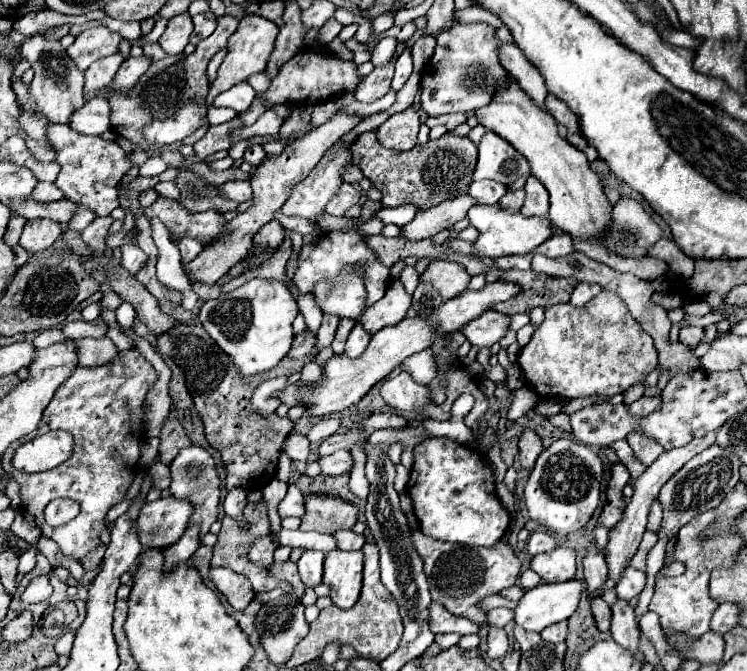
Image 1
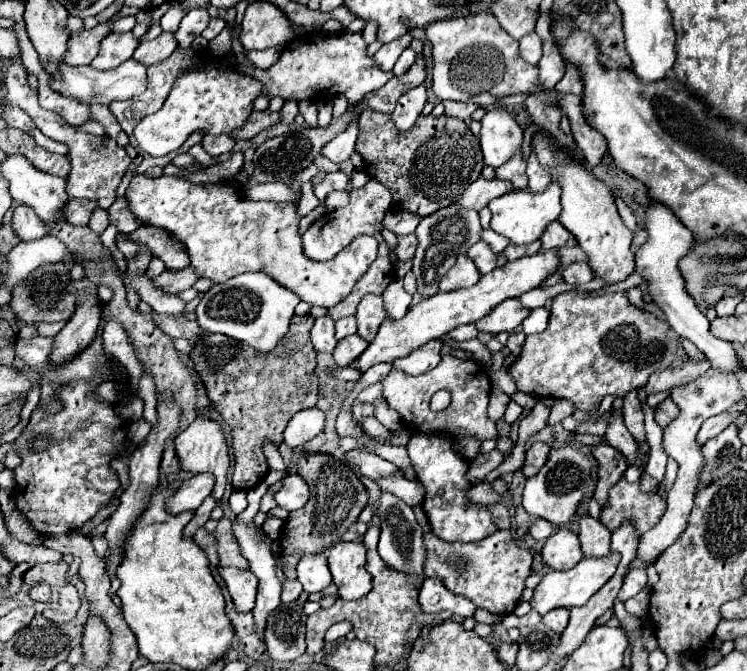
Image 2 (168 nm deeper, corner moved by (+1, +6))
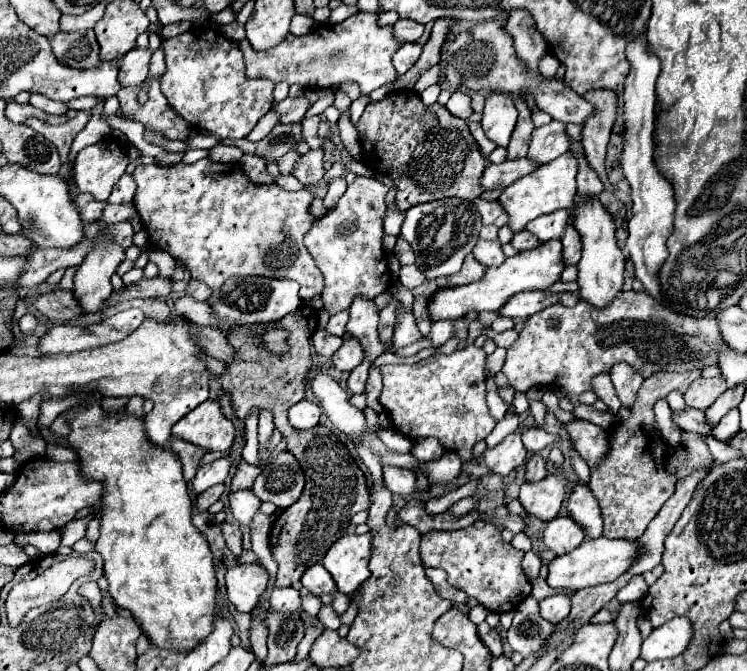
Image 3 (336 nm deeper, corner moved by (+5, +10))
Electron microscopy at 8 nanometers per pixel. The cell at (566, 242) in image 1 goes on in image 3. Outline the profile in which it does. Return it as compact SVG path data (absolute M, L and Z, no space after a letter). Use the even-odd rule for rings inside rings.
M555 210L551 214L543 214L533 218L525 228L533 232L541 242L561 238L561 232L565 230L565 224L569 220L569 210Z

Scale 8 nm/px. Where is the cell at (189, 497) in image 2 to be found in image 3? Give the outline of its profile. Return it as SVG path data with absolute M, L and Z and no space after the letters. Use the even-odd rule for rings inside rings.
M227 456L219 458L219 460L211 462L211 464L203 464L203 466L199 468L195 480L193 480L195 492L201 494L201 492L205 492L209 486L223 482L223 480L227 478L227 474L229 474L231 464L233 464L233 462L231 462L231 458L227 458Z

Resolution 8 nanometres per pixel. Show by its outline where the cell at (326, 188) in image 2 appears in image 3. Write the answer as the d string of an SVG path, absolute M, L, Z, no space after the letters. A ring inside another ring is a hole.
M321 148L301 154L293 168L293 176L305 186L319 182L323 178L323 174L325 174L325 168L323 168L323 150Z

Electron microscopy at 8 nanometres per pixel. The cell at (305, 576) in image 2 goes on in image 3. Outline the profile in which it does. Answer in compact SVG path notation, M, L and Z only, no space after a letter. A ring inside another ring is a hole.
M315 564L313 568L309 568L309 572L305 572L305 576L301 578L301 584L305 590L309 590L313 596L321 596L321 594L331 594L335 590L335 580L333 576L323 568L323 564Z

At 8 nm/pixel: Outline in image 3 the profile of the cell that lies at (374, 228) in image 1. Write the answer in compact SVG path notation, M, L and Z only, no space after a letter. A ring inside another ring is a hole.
M387 210L387 216L385 216L385 234L393 234L393 236L399 236L399 230L401 230L401 220L405 216L401 212L393 212L393 210Z

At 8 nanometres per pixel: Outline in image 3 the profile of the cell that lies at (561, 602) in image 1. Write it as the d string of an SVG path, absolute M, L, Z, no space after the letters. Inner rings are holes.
M605 536L595 538L595 540L593 538L585 538L585 542L579 548L575 548L569 554L557 556L549 564L547 584L551 588L581 590L581 588L589 588L589 586L603 584L603 582L613 582L621 574L625 574L625 570L629 570L629 566L633 562L637 562L639 552L641 552L639 540L609 540Z

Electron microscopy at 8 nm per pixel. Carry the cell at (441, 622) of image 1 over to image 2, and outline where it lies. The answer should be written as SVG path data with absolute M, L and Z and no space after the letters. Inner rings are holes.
M425 578L419 592L419 604L425 614L439 614L445 610L461 618L471 618L475 614L475 604L471 600L449 592L447 588L443 588L441 580L433 578Z

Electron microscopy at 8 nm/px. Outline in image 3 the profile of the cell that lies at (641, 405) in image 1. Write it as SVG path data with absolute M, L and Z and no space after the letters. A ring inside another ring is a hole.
M687 408L685 412L675 414L673 420L675 420L675 424L677 424L681 430L695 432L695 434L699 434L699 436L711 436L713 426L707 422L707 416L705 416L703 410Z

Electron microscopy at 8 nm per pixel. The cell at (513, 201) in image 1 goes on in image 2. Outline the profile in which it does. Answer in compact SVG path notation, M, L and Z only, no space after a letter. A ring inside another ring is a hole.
M517 152L517 156L513 156L513 160L509 160L507 164L503 164L501 168L497 168L495 174L497 174L499 180L511 182L515 190L523 190L523 188L527 188L525 166L527 166L527 162L523 162L521 152Z

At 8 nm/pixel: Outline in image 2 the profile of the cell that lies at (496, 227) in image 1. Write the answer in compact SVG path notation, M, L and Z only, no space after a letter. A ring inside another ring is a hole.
M551 182L549 188L545 190L545 194L541 196L531 196L529 190L513 190L507 192L495 200L491 200L487 204L487 208L491 210L491 230L495 230L497 234L509 238L511 244L529 244L539 240L539 236L545 232L547 224L551 224L553 220L559 218L561 212L561 202L559 202L559 194L561 188Z

